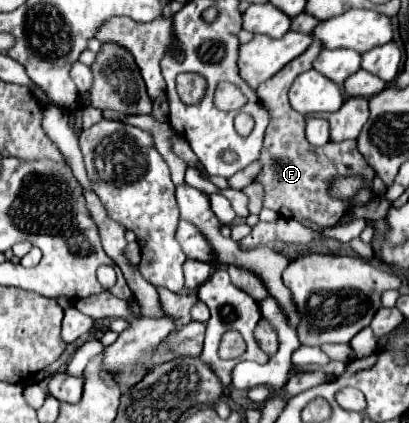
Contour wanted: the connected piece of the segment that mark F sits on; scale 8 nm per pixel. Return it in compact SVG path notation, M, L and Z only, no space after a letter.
M312 39L312 45L294 61L290 61L278 75L274 75L270 81L262 83L256 93L260 97L260 101L266 105L266 109L270 109L270 125L266 129L266 137L264 137L264 147L262 147L262 155L260 161L264 163L262 173L256 177L256 181L260 181L264 185L264 207L274 209L278 215L286 217L286 219L310 219L322 227L334 227L340 217L346 211L346 203L342 207L340 201L332 199L328 195L328 185L334 177L338 175L364 175L368 181L374 179L374 169L368 167L366 159L362 157L360 161L360 153L356 149L356 141L342 141L342 143L334 143L330 141L324 147L314 147L310 145L306 135L304 135L304 115L296 113L290 107L288 101L288 89L292 85L292 81L308 71L314 63L314 59L320 55L322 51L322 43L318 39Z

